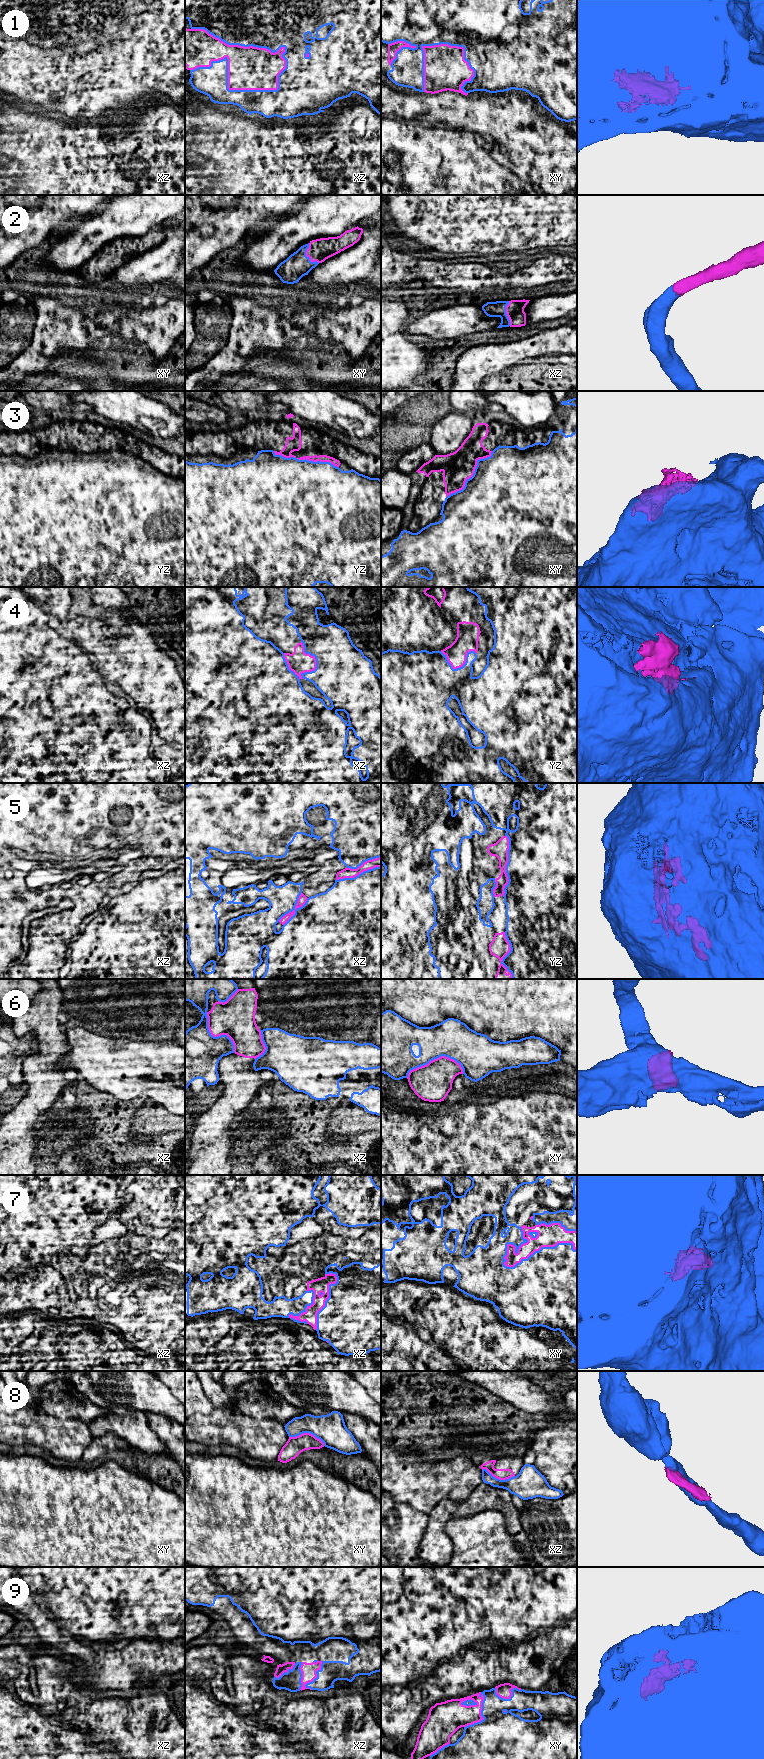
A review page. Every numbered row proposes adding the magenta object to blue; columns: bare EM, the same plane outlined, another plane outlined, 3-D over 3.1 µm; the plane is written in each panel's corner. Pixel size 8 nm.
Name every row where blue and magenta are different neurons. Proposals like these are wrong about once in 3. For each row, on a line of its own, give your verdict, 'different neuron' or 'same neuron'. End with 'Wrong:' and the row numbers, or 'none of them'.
1: same neuron
2: same neuron
3: different neuron
4: same neuron
5: same neuron
6: different neuron
7: same neuron
8: different neuron
9: same neuron
Wrong: 3, 6, 8

